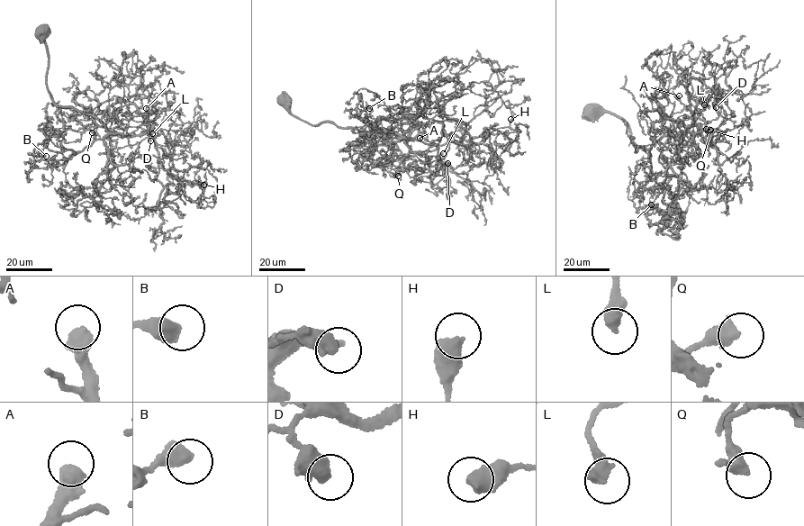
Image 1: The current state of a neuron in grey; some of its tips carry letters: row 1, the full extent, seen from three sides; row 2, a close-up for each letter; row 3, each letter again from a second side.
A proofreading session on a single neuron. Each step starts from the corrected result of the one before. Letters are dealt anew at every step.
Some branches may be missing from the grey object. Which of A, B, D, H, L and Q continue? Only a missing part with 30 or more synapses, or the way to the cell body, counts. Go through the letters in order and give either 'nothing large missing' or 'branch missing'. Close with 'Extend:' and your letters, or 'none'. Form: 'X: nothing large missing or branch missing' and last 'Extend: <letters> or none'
A: nothing large missing
B: nothing large missing
D: nothing large missing
H: nothing large missing
L: nothing large missing
Q: nothing large missing
Extend: none

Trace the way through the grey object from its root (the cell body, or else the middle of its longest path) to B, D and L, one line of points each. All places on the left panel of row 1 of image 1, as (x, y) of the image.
B: (42, 32), (55, 103), (122, 136), (111, 132), (67, 158), (38, 144), (34, 155), (46, 156)
D: (42, 32), (47, 86), (55, 103), (129, 137), (156, 124), (161, 132), (150, 140)
L: (42, 32), (47, 86), (56, 104), (94, 115), (107, 129), (129, 137), (140, 136), (156, 124), (152, 133)

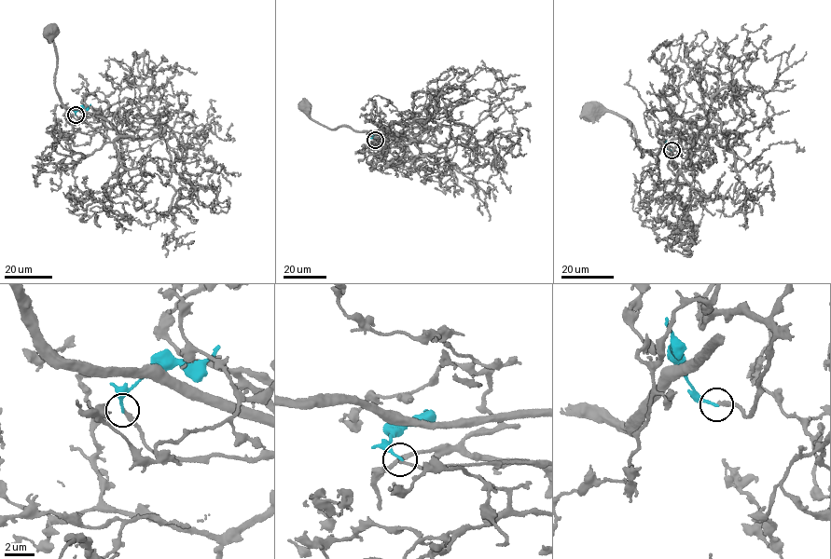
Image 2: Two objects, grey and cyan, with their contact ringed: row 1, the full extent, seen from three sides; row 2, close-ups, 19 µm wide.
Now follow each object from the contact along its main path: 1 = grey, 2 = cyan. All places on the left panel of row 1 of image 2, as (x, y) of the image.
1: (76, 115), (81, 122), (102, 121), (112, 129), (124, 120), (133, 139), (103, 118), (61, 102), (51, 32)
2: (76, 115), (90, 104)

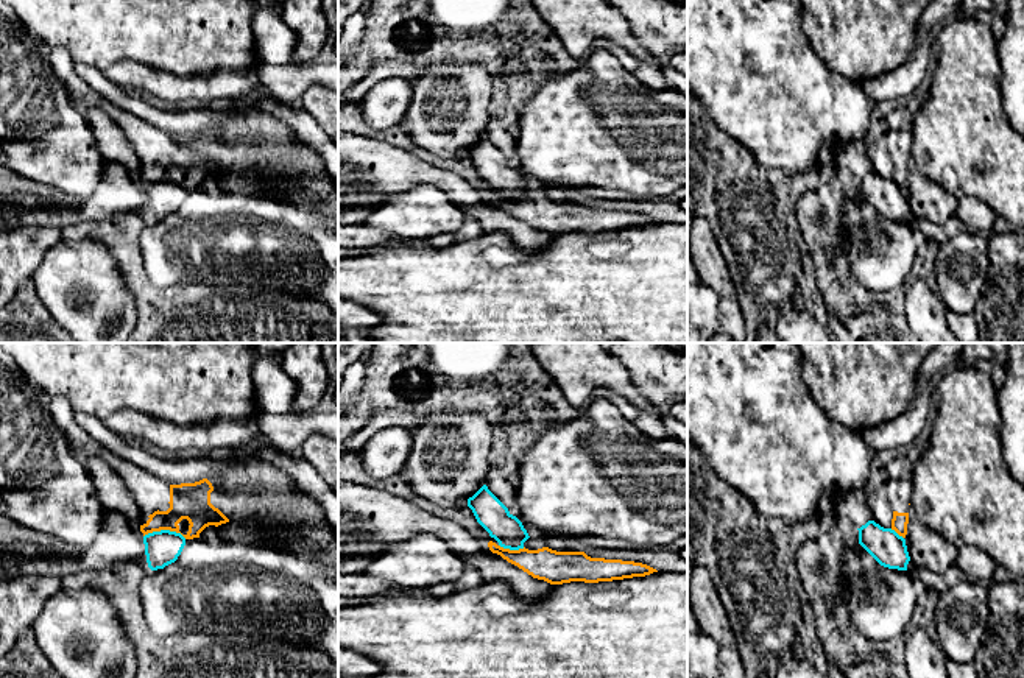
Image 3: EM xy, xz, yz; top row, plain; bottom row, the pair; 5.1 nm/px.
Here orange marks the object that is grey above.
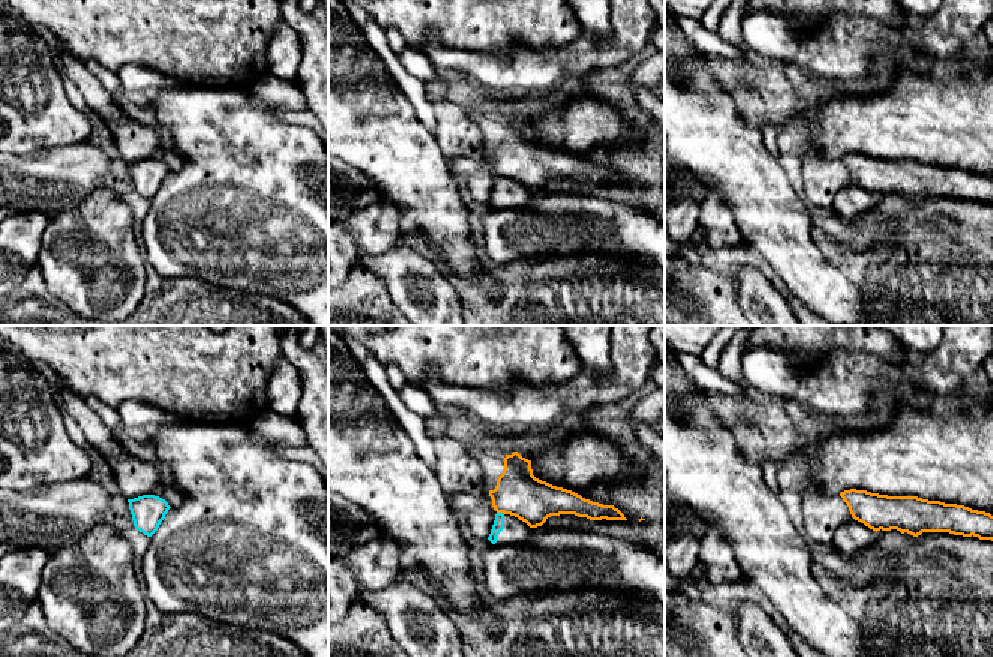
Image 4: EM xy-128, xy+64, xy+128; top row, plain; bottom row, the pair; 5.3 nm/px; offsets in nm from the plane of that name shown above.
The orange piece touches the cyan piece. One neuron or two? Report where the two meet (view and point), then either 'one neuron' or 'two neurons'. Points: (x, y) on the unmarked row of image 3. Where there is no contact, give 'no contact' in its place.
contact xy (165, 180); two neurons

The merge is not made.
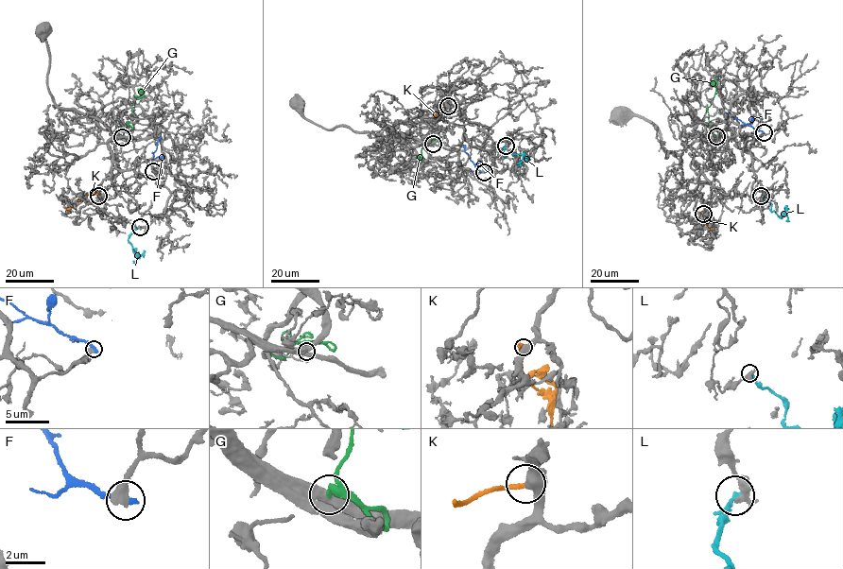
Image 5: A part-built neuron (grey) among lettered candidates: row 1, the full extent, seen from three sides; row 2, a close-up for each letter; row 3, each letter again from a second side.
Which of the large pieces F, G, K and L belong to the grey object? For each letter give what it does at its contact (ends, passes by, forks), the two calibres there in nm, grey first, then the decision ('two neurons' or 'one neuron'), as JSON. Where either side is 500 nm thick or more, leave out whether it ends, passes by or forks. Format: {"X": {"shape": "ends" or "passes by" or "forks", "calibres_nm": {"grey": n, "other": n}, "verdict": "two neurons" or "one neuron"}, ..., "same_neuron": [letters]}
{"F": {"calibres_nm": {"grey": 550, "other": 300}, "verdict": "two neurons"}, "G": {"shape": "ends", "calibres_nm": {"grey": 480, "other": 360}, "verdict": "two neurons"}, "K": {"calibres_nm": {"grey": 500, "other": 240}, "verdict": "two neurons"}, "L": {"shape": "ends", "calibres_nm": {"grey": 300, "other": 220}, "verdict": "two neurons"}, "same_neuron": []}

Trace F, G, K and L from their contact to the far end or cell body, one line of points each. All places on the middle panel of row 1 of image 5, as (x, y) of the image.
F: (484, 172), (475, 167), (463, 145)
G: (433, 144), (427, 138), (428, 142), (435, 139), (424, 143), (421, 150), (423, 159), (415, 158)
K: (448, 106), (440, 108), (438, 115), (436, 114)
L: (506, 146), (503, 153), (522, 154), (526, 162)

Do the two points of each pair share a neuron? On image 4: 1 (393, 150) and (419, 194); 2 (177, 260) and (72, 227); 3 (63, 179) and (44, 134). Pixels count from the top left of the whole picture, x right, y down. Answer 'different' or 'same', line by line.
1: same
2: different
3: different

